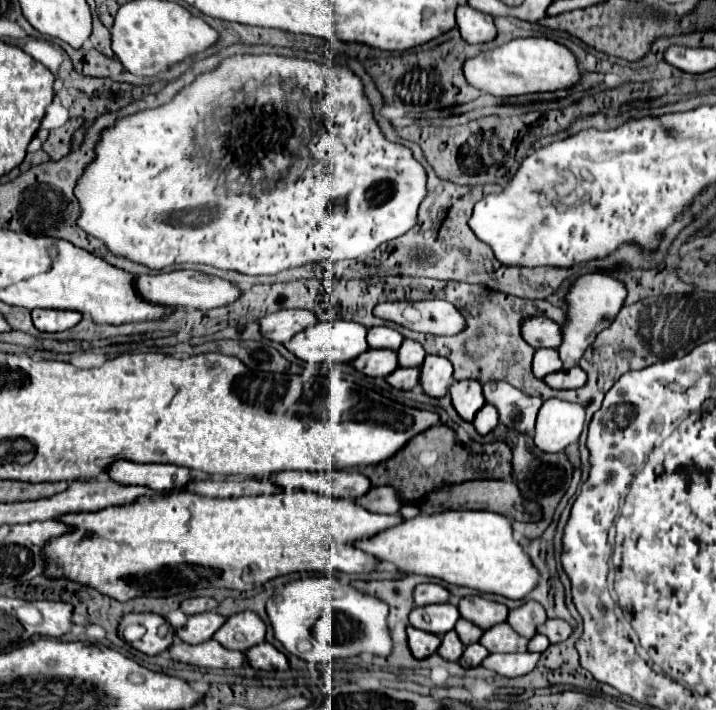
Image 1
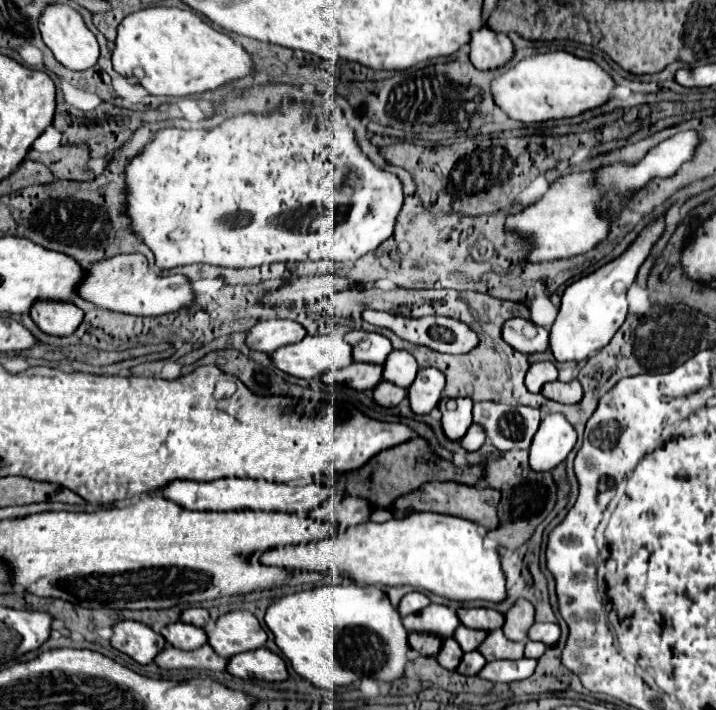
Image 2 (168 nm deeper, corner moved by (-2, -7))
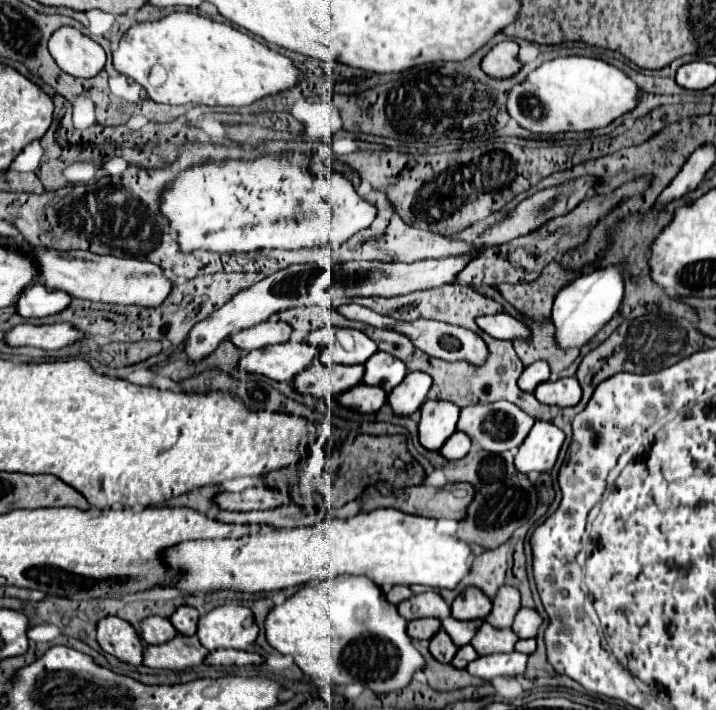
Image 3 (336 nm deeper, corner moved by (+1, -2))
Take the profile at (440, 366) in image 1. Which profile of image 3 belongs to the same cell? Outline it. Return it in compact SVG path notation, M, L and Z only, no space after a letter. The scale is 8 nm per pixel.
M409 372L401 384L389 392L389 406L397 416L409 416L421 408L431 388L431 376L425 372Z

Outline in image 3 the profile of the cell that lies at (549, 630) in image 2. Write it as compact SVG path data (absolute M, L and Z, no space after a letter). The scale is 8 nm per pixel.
M521 608L513 620L511 630L519 636L519 638L535 638L537 628L541 626L541 616L537 614L537 610L533 608Z

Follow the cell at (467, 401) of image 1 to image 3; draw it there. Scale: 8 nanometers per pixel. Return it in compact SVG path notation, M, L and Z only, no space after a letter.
M427 400L421 406L419 420L419 442L427 450L439 450L443 442L455 432L459 408L449 402Z

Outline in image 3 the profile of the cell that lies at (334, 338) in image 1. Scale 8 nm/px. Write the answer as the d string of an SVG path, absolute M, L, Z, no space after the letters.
M285 342L243 354L237 368L247 374L267 376L275 382L291 382L317 358L317 354L319 350L315 346L303 342Z

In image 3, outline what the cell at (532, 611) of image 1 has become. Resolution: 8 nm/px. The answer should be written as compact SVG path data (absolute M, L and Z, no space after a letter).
M501 586L493 598L491 612L485 616L485 622L495 628L511 628L519 608L519 590L513 586Z

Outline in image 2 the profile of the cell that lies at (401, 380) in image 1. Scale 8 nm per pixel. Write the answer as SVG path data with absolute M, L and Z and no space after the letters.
M384 381L384 383L378 383L376 389L374 389L374 401L382 407L394 407L398 405L402 399L408 397L408 389L404 387L396 387L392 385L390 381Z

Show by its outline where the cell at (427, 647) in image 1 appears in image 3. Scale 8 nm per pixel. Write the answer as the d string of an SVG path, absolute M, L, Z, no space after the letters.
M421 618L421 620L413 620L407 626L407 634L413 640L431 640L441 628L441 620L437 618Z

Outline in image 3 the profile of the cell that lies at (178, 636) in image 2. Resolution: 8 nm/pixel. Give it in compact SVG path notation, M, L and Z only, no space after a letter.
M149 616L141 622L141 630L139 636L143 642L147 644L163 644L169 638L177 636L177 630L173 628L173 624L167 618L161 616Z

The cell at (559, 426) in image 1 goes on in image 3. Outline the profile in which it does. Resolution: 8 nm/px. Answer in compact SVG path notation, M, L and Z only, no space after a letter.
M535 422L533 430L527 434L525 442L515 454L517 472L549 472L557 460L563 440L565 434L551 422Z

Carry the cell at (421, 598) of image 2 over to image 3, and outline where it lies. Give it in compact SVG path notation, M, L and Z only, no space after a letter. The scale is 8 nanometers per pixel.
M393 586L385 596L389 598L389 602L399 604L399 602L403 602L407 596L411 596L411 590L409 590L407 586Z

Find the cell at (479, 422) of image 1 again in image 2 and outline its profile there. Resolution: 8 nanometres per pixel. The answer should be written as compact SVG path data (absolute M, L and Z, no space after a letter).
M474 423L470 429L468 429L468 433L462 437L462 447L466 449L466 451L476 451L476 449L480 449L482 445L484 445L484 439L486 439L486 435L484 435L484 427L480 427L478 423Z

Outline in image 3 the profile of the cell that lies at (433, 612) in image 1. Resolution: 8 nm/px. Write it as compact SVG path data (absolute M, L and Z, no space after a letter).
M425 592L425 594L413 594L411 598L403 600L399 606L399 614L407 620L415 620L415 618L449 618L451 610L449 604L437 594L437 592Z

